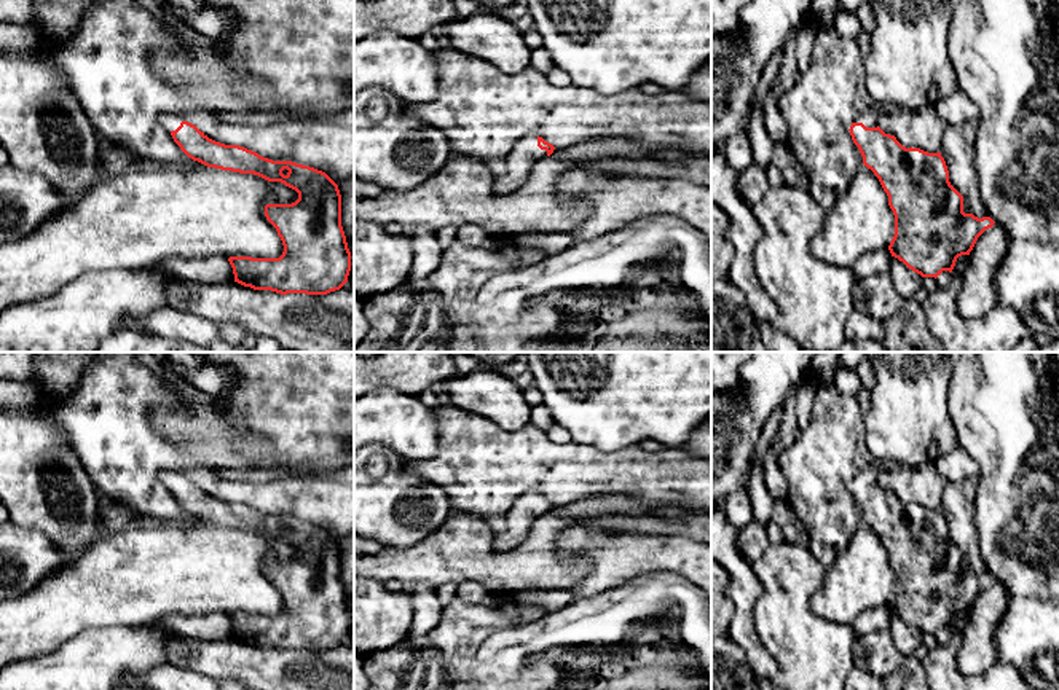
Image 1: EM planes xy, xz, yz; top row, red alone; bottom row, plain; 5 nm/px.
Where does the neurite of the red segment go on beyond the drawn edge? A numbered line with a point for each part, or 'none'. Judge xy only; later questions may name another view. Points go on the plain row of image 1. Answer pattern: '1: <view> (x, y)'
1: xy (171, 477)

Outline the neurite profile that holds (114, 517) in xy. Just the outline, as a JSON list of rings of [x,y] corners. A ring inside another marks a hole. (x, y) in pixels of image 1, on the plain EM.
[[[100,496],[100,535],[116,534],[131,527],[132,523],[142,524],[144,519],[136,515],[128,505],[115,504]]]

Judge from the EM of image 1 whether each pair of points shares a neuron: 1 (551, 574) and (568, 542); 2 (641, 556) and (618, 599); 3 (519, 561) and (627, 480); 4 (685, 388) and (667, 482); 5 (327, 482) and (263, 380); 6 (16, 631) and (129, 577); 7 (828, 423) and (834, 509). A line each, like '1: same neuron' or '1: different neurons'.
1: different neurons
2: different neurons
3: different neurons
4: different neurons
5: different neurons
6: same neuron
7: same neuron

